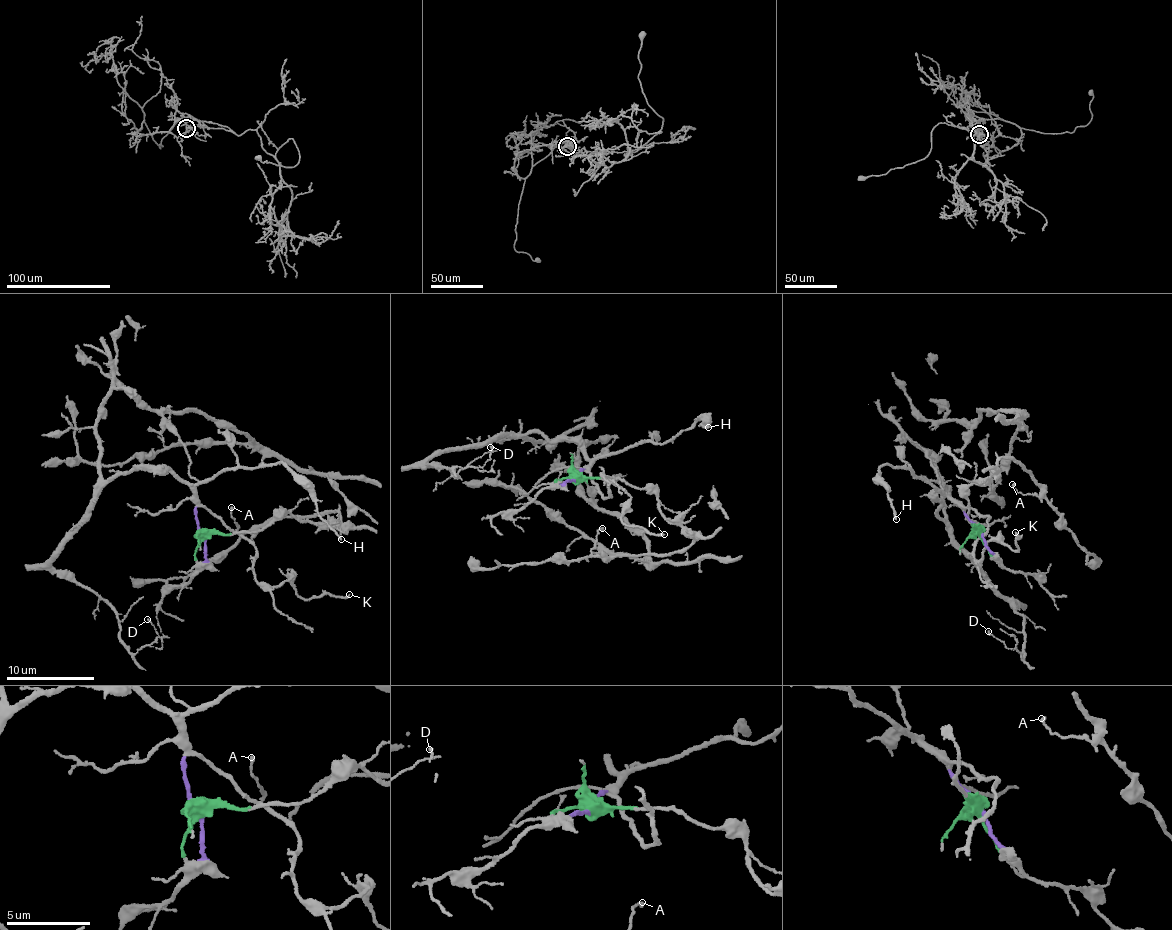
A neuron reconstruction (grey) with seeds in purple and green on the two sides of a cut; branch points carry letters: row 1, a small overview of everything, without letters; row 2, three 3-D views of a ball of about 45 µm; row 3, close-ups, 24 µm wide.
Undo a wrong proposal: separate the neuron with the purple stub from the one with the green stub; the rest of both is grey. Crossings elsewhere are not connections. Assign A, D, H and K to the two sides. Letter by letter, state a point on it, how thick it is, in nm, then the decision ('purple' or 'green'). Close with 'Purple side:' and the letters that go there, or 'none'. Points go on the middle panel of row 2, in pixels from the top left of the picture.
A: (602, 528) | 170 nm | green
D: (490, 447) | 110 nm | purple
H: (708, 427) | 170 nm | purple
K: (664, 534) | 200 nm | purple
Purple side: D, H, K

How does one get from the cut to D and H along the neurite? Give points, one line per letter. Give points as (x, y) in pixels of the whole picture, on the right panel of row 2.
D: (978, 531), (956, 501), (935, 497), (949, 537), (1025, 619), (1022, 660), (987, 630)
H: (978, 531), (944, 492), (910, 469), (889, 464), (880, 469), (878, 478), (885, 485), (896, 519)

